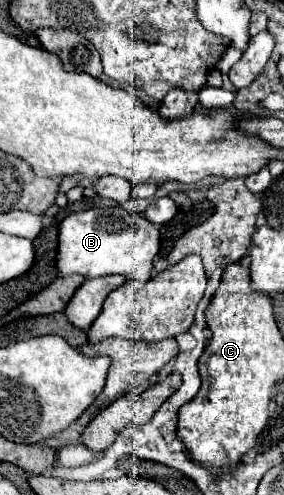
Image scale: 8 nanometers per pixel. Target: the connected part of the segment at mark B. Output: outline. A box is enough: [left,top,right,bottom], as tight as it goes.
[58,208,160,282]

